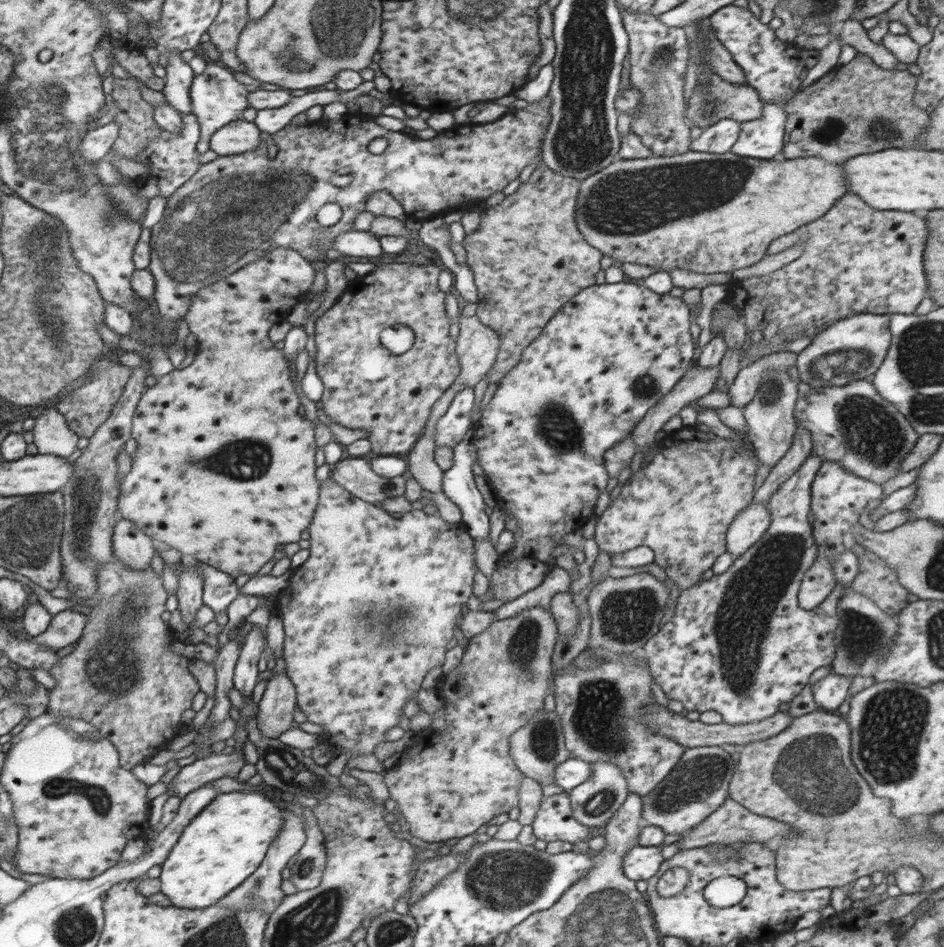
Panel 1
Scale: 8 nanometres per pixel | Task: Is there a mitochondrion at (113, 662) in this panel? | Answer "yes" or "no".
yes

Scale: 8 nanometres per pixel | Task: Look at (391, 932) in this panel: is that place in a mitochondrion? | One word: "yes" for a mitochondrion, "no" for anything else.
yes

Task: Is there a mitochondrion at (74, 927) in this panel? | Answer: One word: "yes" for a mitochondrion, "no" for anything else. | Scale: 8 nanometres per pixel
yes

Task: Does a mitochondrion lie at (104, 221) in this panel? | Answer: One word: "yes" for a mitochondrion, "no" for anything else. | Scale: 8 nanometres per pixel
yes

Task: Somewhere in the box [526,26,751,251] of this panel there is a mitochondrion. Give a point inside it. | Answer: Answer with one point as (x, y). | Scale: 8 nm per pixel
(654, 118)

